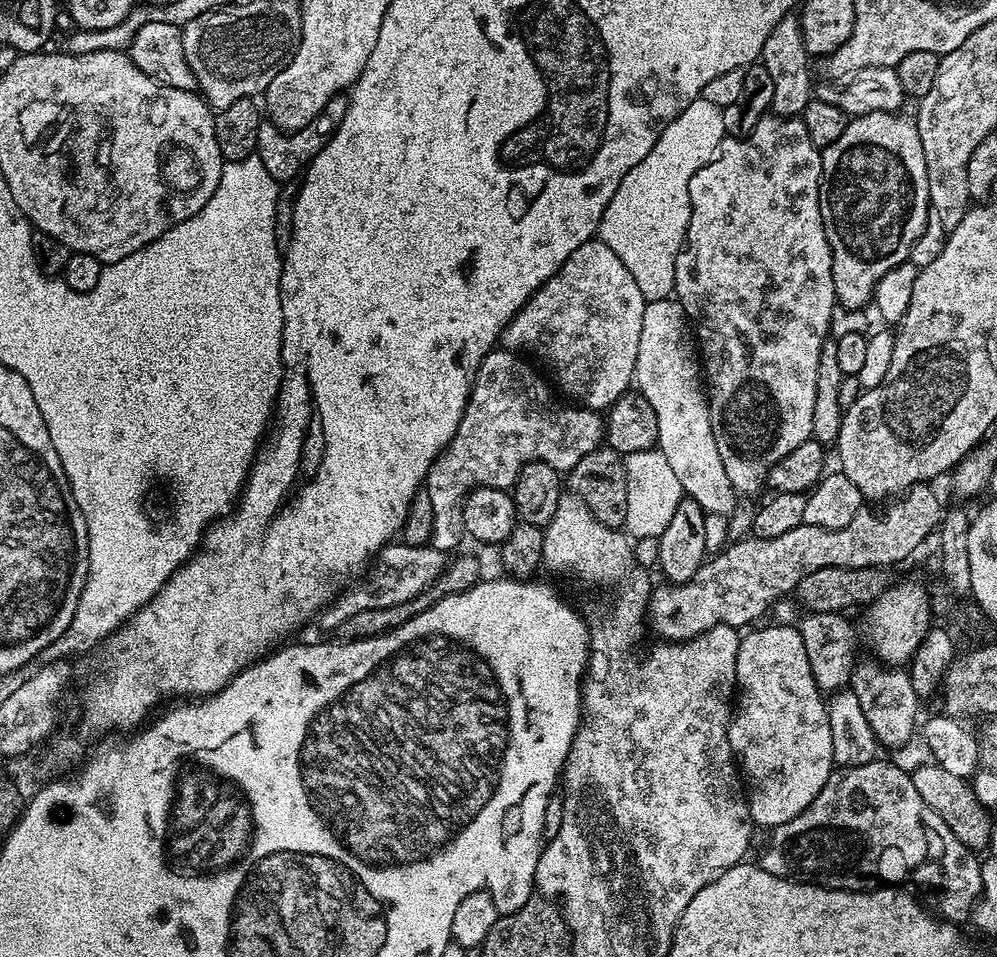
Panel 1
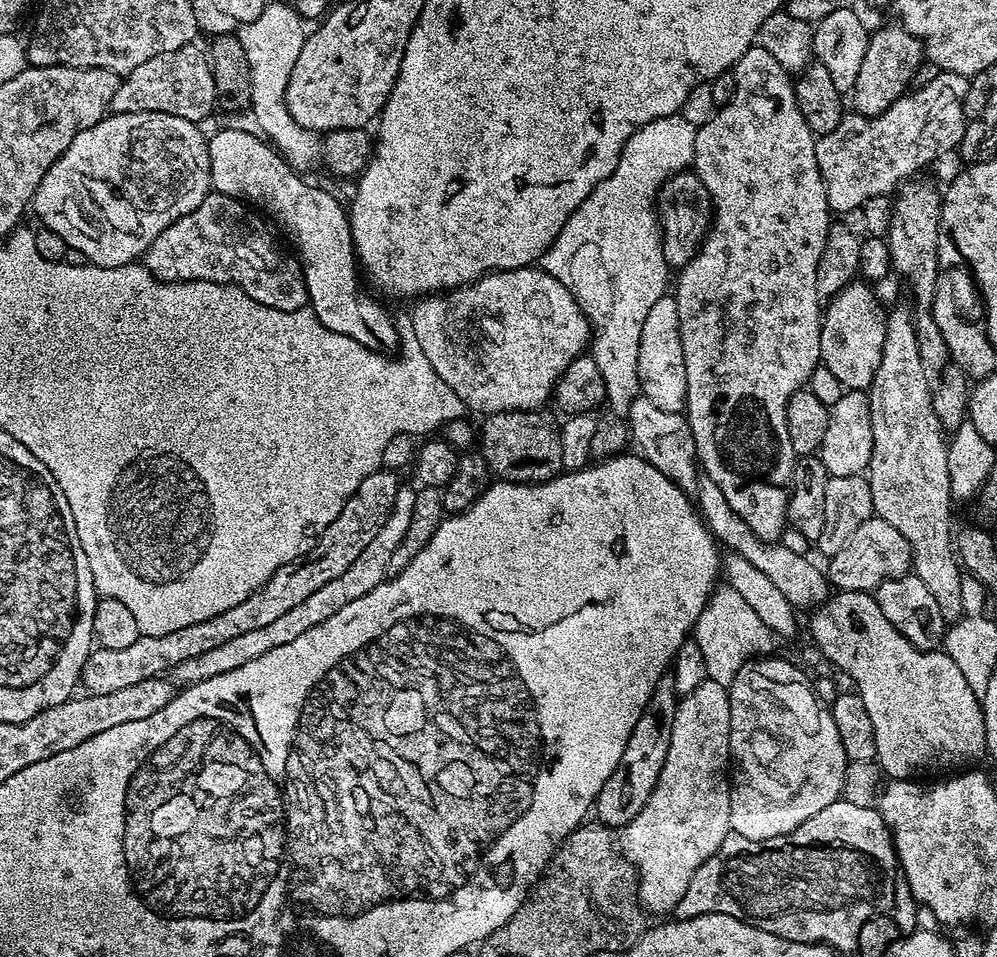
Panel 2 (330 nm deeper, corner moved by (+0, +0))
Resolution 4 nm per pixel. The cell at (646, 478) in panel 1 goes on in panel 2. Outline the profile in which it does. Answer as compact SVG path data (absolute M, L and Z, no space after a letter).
M678 114L658 118L654 122L644 124L626 142L622 154L618 158L618 166L614 166L614 174L598 186L570 214L566 226L554 238L554 242L540 257L539 267L546 274L558 278L566 290L578 302L578 306L588 316L593 333L590 337L590 354L594 362L598 362L598 370L602 374L602 382L606 386L604 399L607 407L616 415L627 417L630 406L641 395L641 380L638 374L639 339L642 338L642 324L650 308L665 296L670 284L670 269L664 257L664 242L660 231L660 222L656 211L656 197L660 188L672 176L692 168L694 158L694 138L696 129Z

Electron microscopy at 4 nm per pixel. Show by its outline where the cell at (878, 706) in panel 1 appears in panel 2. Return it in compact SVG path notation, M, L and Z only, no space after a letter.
M701 475L697 479L694 502L704 523L708 525L708 531L716 537L717 541L721 545L729 544L732 547L729 549L735 555L754 562L754 566L758 566L758 570L762 570L762 574L766 574L766 578L770 578L770 582L774 582L774 586L778 586L778 590L786 594L793 608L803 610L809 607L808 609L811 609L828 599L830 585L827 575L821 569L819 572L802 553L795 552L792 548L783 548L783 543L765 542L757 538L746 526L746 522L742 522L742 518L738 518L738 514L730 510L726 498L722 495L722 490L718 490L718 486L710 477Z

